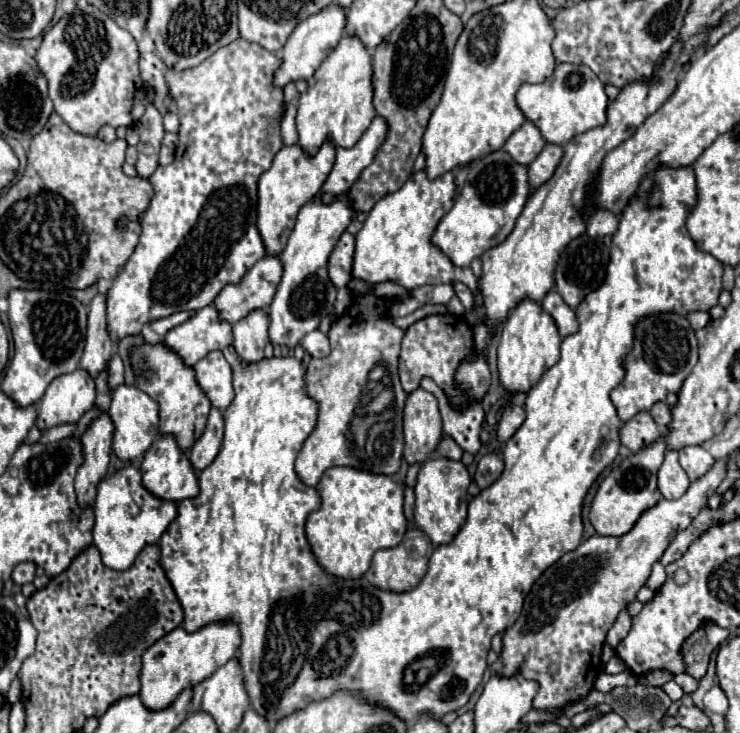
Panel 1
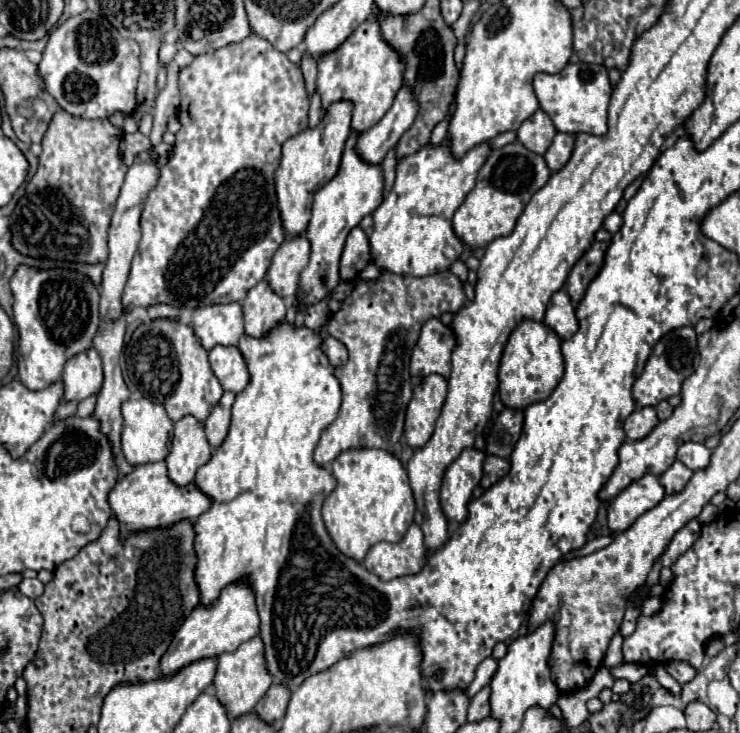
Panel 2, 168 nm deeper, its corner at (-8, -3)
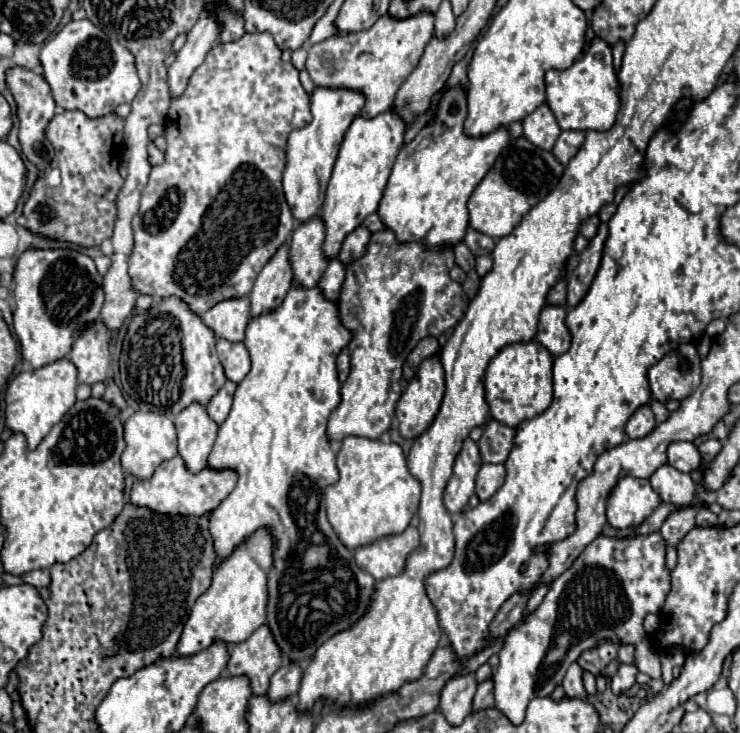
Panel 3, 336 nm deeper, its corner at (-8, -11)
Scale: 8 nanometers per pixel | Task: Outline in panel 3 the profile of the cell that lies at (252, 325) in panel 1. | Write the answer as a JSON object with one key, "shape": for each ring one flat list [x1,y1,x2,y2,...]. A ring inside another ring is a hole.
{"shape":[[284,243,264,265,252,293,248,295,252,303,252,315,262,315,264,311,278,307,280,299,284,299,284,295,288,293,288,287,292,287,292,279,294,275,288,259,288,243]]}

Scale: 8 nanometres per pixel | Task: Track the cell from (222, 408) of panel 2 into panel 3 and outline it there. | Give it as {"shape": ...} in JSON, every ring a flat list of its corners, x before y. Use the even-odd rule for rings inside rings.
{"shape":[[226,381,226,383,220,387,220,391,218,391,218,393,208,401,208,405,206,405,208,415,210,415,218,425,226,419,230,407,232,407,232,391,236,391,236,383,234,383,234,381]]}

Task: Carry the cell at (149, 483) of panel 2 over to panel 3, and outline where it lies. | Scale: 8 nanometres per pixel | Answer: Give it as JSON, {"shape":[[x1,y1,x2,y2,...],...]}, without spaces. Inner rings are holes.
{"shape":[[180,455,170,461,160,463,156,473,150,479,136,481,132,487,130,501,142,507,150,507,164,515,204,515,206,511,216,509,236,485,238,473,232,469,212,469,204,467,200,473,190,473]]}

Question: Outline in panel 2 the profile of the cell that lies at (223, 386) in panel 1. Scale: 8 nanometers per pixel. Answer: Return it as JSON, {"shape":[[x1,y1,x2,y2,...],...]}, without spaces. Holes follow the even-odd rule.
{"shape":[[214,347,208,353,210,369,218,377,224,391,238,395,248,385,248,369,238,347]]}

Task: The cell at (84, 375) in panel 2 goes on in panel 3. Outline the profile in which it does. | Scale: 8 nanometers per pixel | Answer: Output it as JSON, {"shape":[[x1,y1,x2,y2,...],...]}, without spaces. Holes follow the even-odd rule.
{"shape":[[100,319,88,323,68,357,78,367,80,383,94,385,106,379,110,371,110,329]]}

